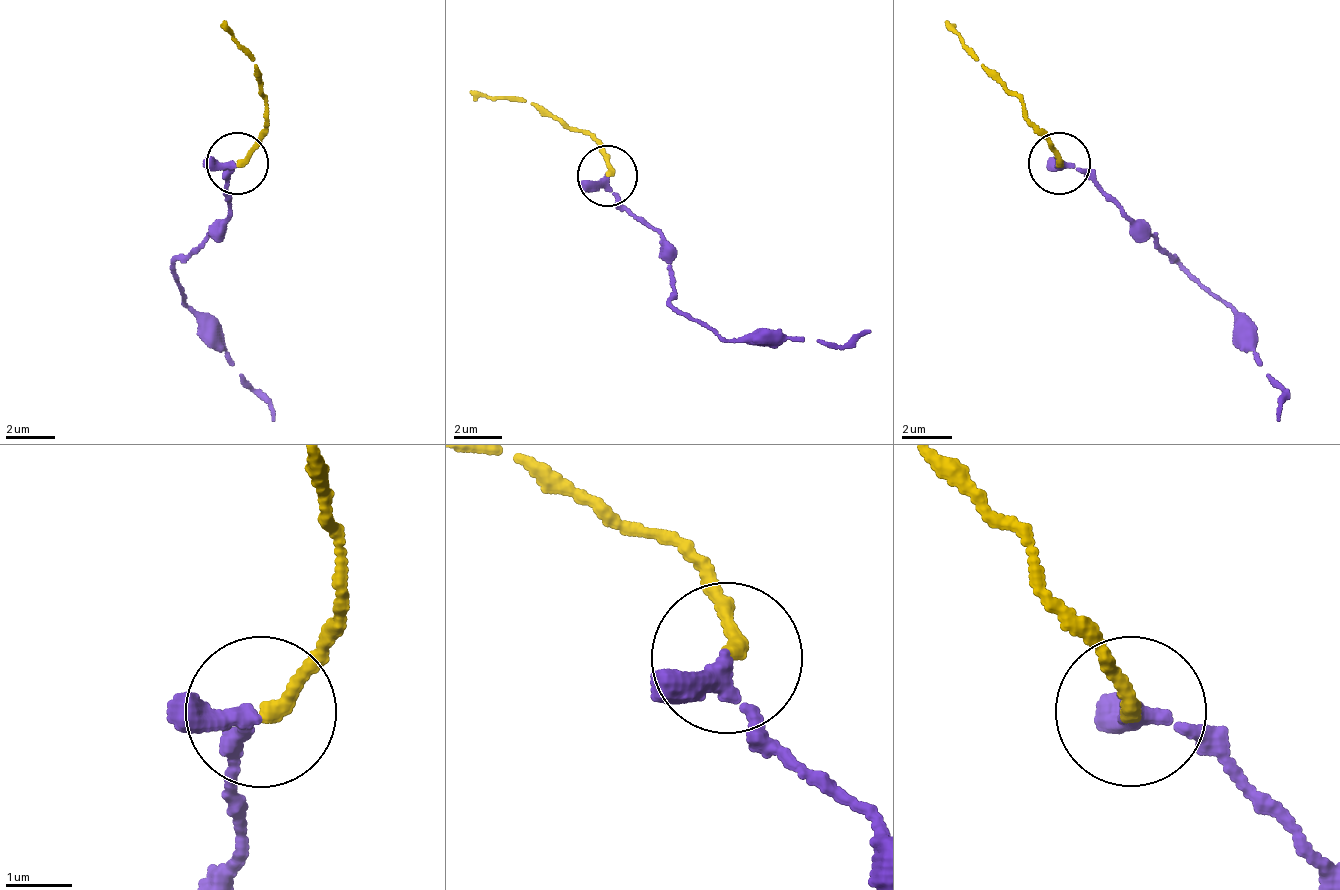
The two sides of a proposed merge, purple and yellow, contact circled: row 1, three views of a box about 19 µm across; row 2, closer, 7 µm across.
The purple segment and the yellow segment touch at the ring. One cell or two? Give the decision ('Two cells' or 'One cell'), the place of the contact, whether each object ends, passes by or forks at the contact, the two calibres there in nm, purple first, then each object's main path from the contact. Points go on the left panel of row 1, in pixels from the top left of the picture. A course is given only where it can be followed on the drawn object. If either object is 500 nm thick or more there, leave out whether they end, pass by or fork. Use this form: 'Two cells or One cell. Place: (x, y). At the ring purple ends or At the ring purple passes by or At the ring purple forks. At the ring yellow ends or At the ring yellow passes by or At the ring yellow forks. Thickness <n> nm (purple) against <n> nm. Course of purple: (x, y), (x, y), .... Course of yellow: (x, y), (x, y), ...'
One cell. Place: (237, 163). At the ring purple passes by. At the ring yellow ends. Thickness 260 nm (purple) against 220 nm. Course of purple: (235, 165), (229, 208), (175, 264), (188, 308), (273, 419). Course of yellow: (235, 165), (252, 152), (267, 103), (254, 59), (221, 22)

